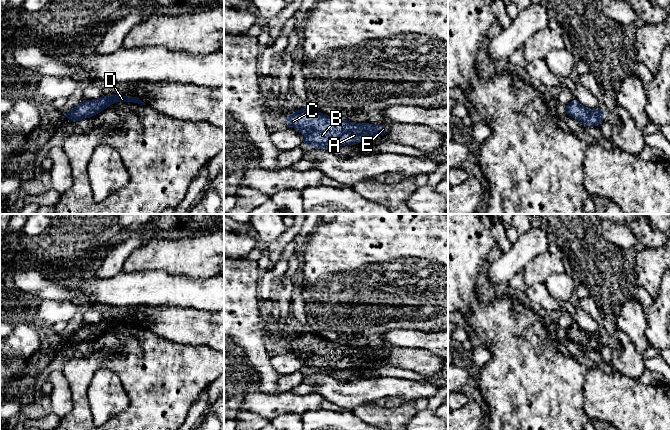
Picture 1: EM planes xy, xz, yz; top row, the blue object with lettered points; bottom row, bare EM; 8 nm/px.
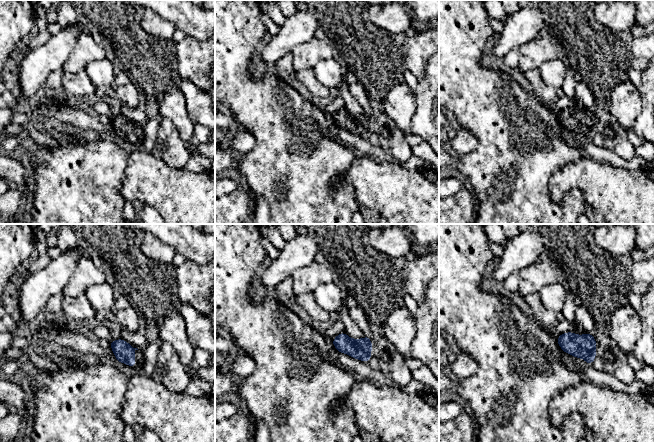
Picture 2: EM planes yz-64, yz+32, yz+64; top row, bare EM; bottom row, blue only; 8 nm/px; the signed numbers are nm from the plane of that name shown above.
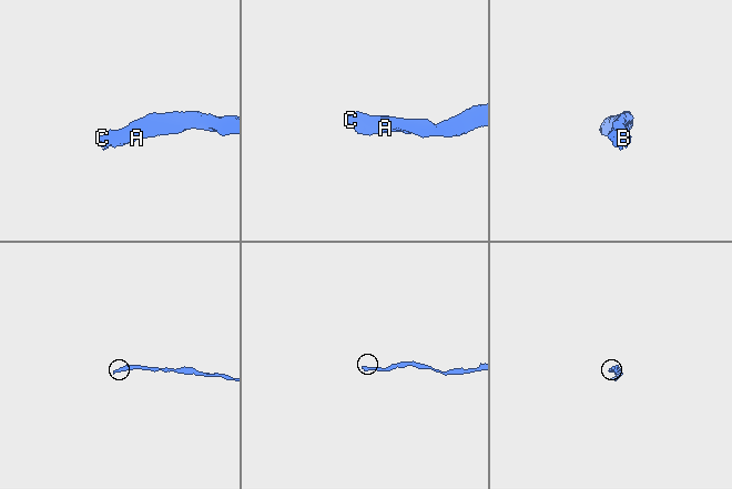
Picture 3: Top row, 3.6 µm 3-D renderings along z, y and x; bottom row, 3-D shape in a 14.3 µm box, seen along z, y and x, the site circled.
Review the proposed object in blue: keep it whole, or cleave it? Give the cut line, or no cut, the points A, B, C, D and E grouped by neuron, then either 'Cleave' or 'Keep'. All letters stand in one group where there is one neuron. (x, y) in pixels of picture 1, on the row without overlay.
No split. Groups: A B C D E. Keep

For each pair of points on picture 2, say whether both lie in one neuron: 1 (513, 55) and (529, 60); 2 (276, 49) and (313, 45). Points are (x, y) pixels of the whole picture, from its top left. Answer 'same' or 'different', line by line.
1: different
2: different

